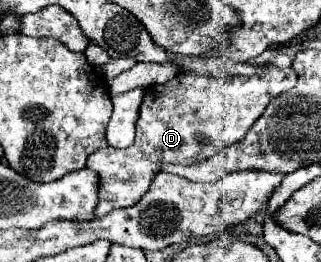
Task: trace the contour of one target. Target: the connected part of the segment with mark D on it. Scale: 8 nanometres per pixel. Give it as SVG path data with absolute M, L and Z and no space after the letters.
M268 68L262 74L254 76L232 76L228 80L216 80L210 76L198 76L198 74L178 74L172 80L164 84L156 84L152 88L144 90L144 100L140 106L140 116L136 122L136 140L132 146L118 150L118 148L100 148L94 154L88 156L88 168L98 174L100 186L98 186L98 204L94 214L106 216L108 212L116 208L126 208L136 204L144 192L148 192L150 182L160 172L160 164L198 164L200 160L212 158L216 152L220 152L224 146L240 142L250 126L262 116L268 102L282 92L288 92L296 86L296 72L292 68Z

